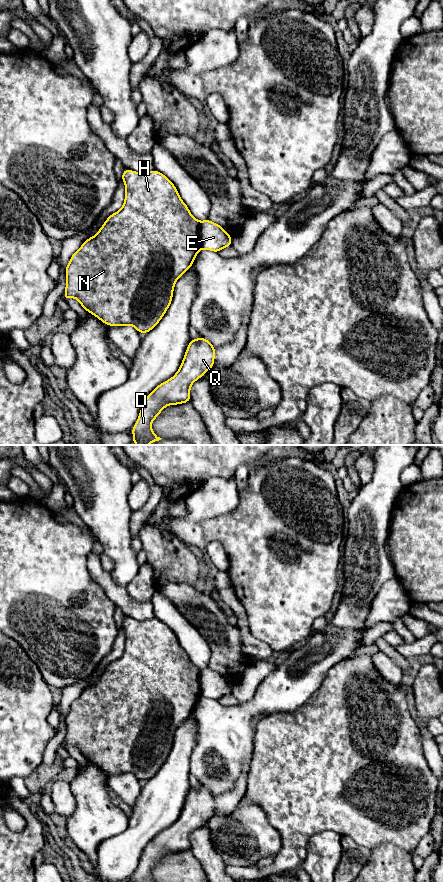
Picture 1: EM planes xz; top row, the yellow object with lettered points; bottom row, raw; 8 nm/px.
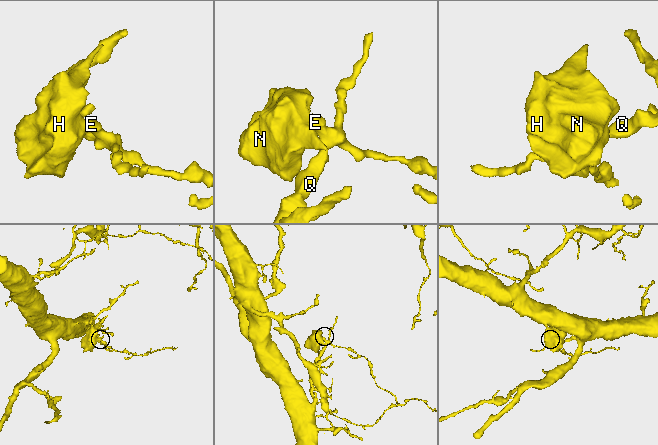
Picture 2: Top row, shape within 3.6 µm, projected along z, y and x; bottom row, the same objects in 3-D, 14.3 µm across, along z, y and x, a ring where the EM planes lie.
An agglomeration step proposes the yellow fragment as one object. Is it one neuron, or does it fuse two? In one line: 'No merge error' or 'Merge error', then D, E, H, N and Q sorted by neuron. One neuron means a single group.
Merge error. Groups: D E Q / H N

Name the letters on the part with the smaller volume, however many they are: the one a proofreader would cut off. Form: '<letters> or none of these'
H, N

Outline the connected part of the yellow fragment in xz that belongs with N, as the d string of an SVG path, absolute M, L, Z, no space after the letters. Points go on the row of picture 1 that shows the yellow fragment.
M125 169L122 174L122 181L125 184L125 200L123 206L117 212L111 214L99 229L97 234L83 242L81 247L71 256L65 269L66 288L64 298L76 298L80 305L89 313L97 317L108 326L133 326L139 333L148 333L162 319L168 310L172 298L176 281L180 276L189 270L201 249L200 246L200 221L197 220L189 211L188 206L182 201L175 185L162 173L157 170L150 172L135 172Z

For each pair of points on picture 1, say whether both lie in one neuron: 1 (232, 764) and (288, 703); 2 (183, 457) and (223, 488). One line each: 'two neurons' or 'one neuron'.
1: one neuron
2: two neurons

